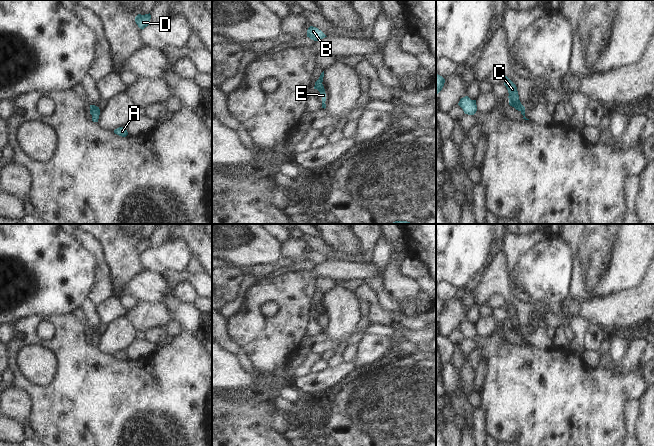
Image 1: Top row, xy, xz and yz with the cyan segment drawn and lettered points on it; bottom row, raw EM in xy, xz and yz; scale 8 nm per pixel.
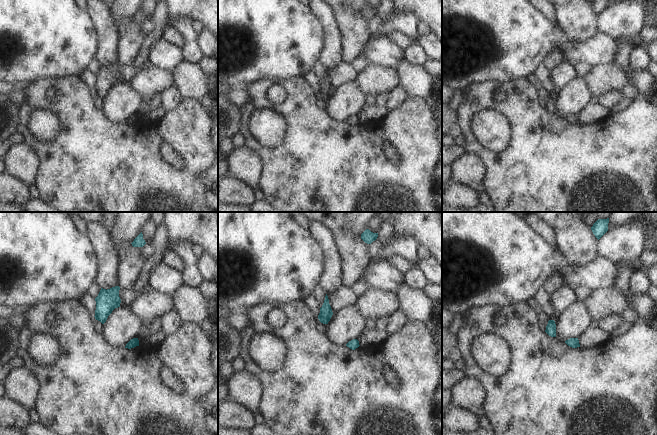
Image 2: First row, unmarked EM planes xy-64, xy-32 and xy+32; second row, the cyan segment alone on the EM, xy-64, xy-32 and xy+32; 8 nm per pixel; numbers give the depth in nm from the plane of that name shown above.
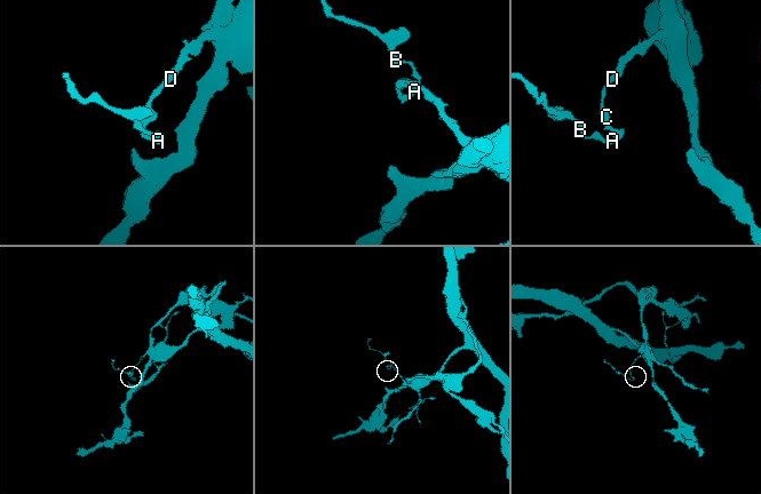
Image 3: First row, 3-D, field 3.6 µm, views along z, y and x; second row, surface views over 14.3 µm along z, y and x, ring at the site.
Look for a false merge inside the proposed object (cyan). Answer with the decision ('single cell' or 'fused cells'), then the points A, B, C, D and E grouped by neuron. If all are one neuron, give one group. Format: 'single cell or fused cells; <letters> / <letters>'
single cell; A B C D E

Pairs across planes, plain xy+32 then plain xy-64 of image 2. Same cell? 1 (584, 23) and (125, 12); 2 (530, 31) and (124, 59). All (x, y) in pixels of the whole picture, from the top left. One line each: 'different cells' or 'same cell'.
1: different cells
2: different cells

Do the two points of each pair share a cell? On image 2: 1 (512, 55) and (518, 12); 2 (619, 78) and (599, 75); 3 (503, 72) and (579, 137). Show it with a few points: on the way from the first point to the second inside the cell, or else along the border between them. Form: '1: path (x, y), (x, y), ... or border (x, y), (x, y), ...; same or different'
1: path (512, 44), (512, 29), (518, 23); same
2: path (614, 77), (604, 77); same
3: border (525, 77), (506, 82), (489, 81); different

